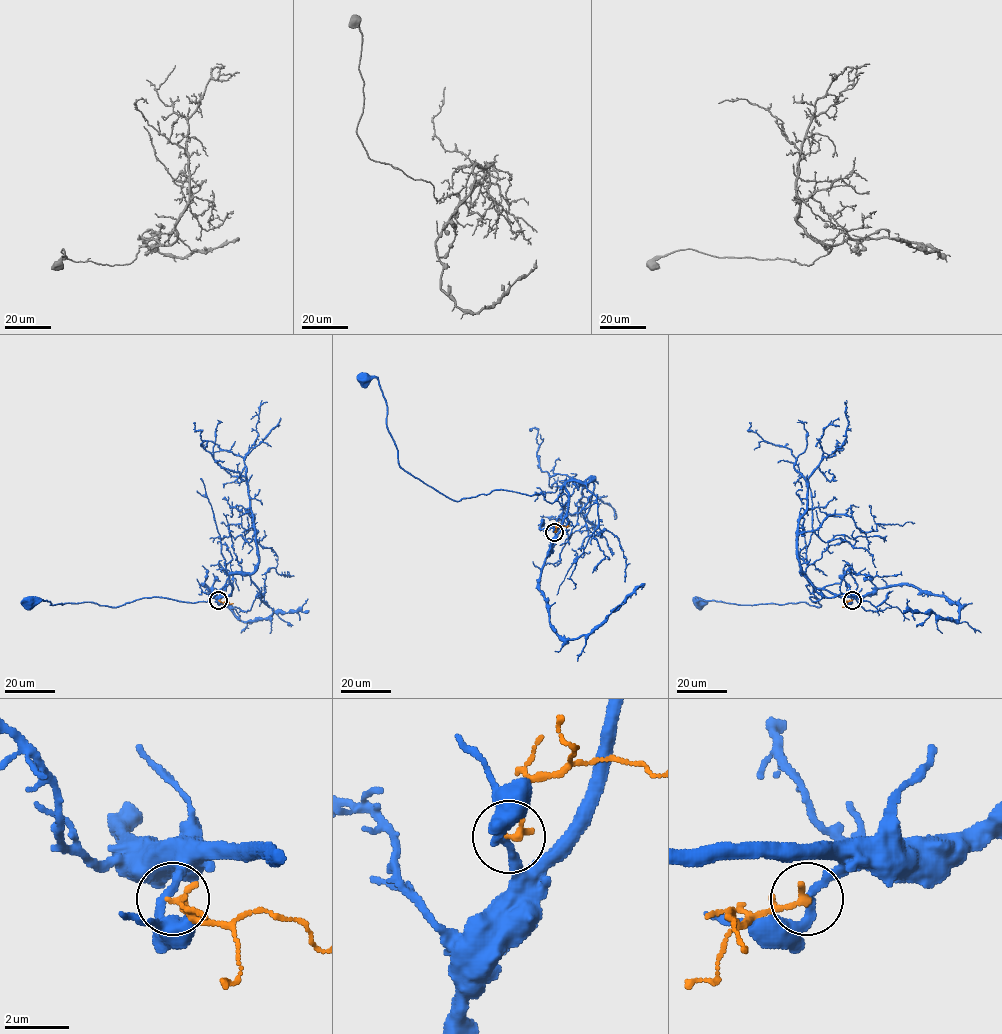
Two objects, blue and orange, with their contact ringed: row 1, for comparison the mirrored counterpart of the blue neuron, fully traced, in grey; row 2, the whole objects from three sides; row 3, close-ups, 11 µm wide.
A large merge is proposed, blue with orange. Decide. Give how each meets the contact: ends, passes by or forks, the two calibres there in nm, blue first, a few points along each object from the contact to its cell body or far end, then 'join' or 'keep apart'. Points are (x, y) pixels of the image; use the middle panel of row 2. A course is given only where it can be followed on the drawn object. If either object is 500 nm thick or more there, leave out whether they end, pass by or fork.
blue passes by; orange ends; calibres 240 and 240 nm; course blue (554, 531), (567, 509), (564, 488), (553, 502), (504, 490), (456, 501), (406, 472), (379, 382), (365, 379); course orange (555, 531), (557, 527), (569, 526); keep apart

